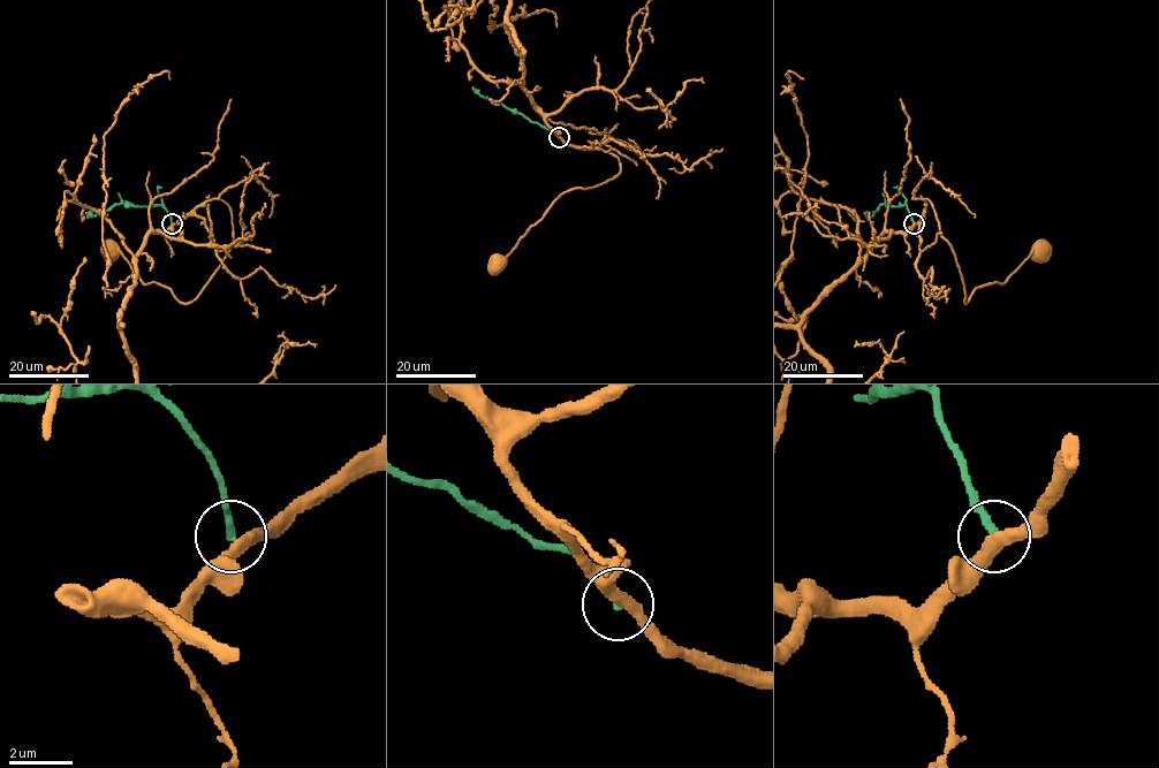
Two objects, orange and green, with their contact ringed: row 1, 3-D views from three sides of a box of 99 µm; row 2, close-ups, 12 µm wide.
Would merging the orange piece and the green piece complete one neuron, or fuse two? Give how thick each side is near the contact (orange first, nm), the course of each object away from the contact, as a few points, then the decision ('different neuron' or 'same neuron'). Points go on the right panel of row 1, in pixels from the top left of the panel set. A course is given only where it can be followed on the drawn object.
calibres 400 and 260 nm; course orange (914, 225), (928, 199), (954, 255), (966, 303), (977, 287), (1001, 284), (1032, 251), (1038, 253); course green (914, 223), (906, 205), (881, 204), (872, 215), (864, 212); different neuron

